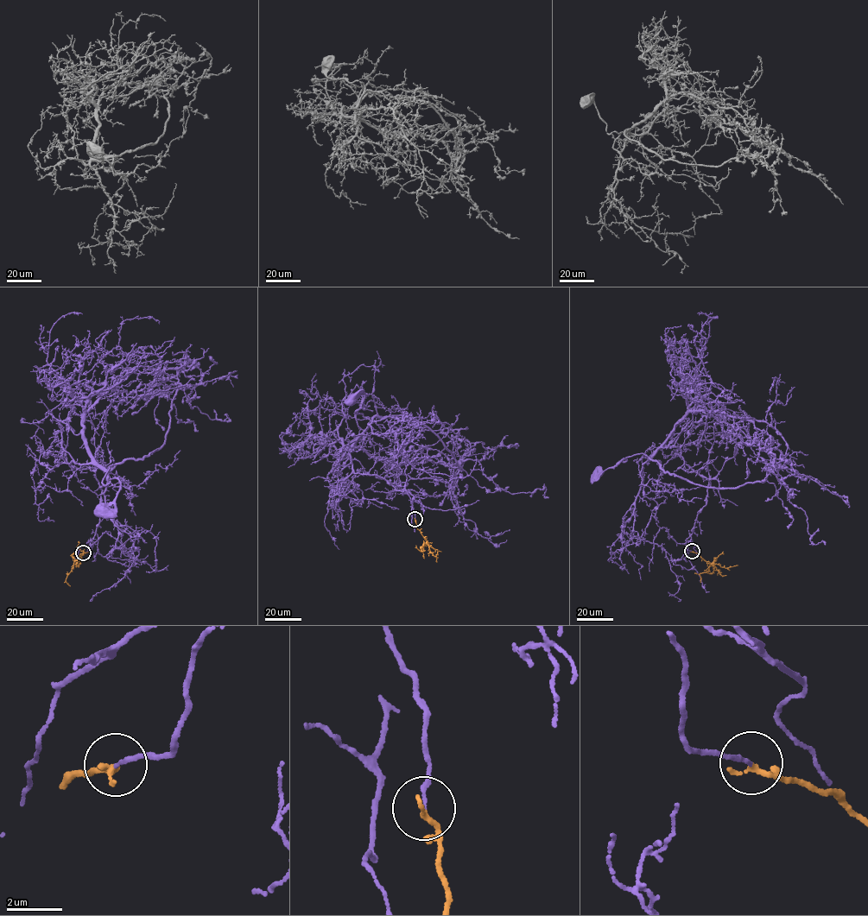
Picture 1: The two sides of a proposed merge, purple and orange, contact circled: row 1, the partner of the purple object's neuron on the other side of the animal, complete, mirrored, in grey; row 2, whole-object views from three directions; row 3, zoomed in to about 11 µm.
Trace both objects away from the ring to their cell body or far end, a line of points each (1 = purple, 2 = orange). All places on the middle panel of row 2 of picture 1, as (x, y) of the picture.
1: (414, 519), (408, 491), (353, 471), (350, 450), (370, 420), (356, 412), (365, 394), (349, 401)
2: (414, 519), (417, 528), (426, 540), (423, 551), (418, 550), (425, 551)

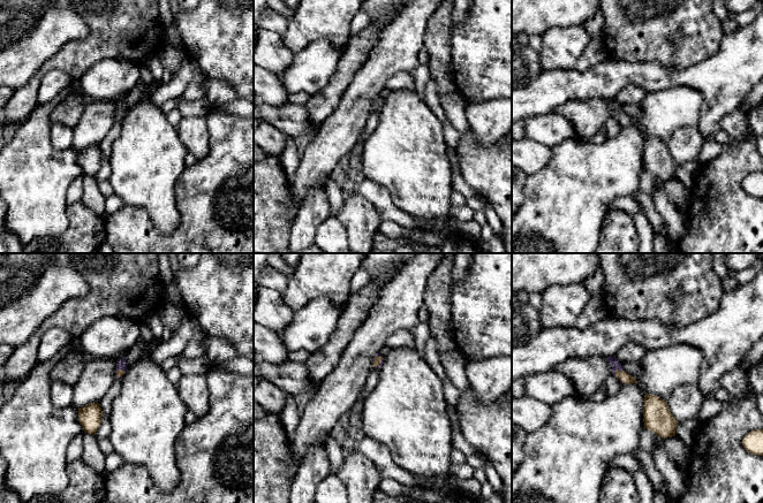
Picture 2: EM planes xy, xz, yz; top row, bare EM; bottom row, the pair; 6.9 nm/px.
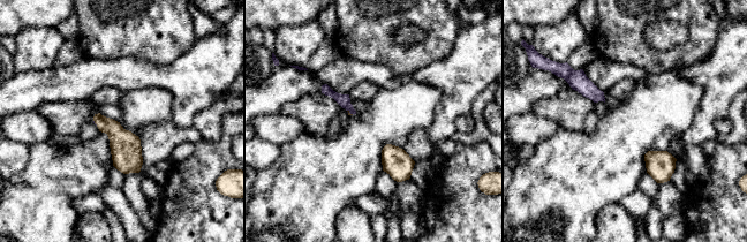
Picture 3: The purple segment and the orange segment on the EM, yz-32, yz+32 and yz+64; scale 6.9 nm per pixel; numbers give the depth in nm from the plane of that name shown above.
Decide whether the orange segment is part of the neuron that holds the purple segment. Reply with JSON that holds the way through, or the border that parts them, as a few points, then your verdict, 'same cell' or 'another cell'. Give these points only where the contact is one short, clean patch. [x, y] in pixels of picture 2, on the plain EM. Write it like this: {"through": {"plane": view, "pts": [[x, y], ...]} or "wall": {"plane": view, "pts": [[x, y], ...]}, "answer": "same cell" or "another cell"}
{"answer": "another cell"}

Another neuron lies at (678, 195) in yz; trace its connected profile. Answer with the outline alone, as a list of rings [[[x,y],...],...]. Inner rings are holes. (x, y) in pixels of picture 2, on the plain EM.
[[[678,178],[665,181],[664,190],[668,197],[668,200],[677,207],[686,205],[689,200],[690,190],[687,190]]]

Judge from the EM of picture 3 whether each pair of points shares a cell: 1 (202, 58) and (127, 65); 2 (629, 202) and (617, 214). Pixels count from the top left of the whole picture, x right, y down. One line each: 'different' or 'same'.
1: same
2: different

